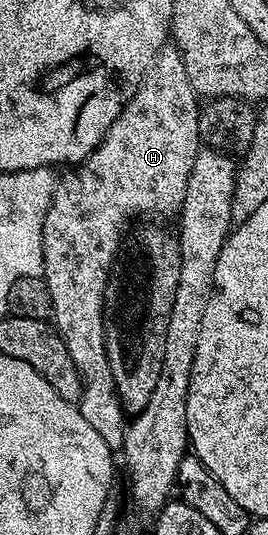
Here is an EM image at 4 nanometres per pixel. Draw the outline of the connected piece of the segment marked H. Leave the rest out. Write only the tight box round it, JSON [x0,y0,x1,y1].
[42,42,201,450]

